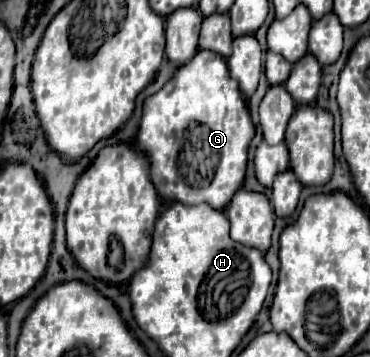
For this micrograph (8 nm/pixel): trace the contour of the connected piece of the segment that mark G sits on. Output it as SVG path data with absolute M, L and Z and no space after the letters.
M198 50L156 94L144 100L138 148L152 160L150 178L166 200L206 202L224 210L242 186L252 138L254 124L238 82L230 78L226 60L210 50Z

